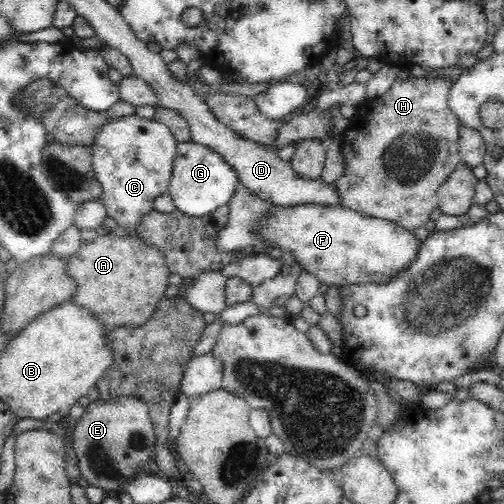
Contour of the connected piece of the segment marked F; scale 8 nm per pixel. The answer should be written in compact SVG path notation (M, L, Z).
M276 205L258 224L264 242L272 242L273 248L291 251L302 265L302 271L314 274L329 286L388 284L416 260L421 244L412 231L392 221L365 216L342 206Z

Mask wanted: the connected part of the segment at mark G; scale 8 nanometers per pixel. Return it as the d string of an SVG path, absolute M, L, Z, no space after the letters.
M195 142L179 143L173 156L172 176L166 194L172 200L174 207L181 215L203 217L216 211L219 207L228 205L234 196L238 175L230 168L224 158L211 148Z

